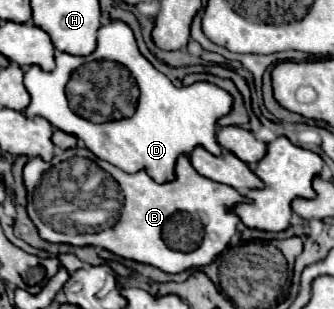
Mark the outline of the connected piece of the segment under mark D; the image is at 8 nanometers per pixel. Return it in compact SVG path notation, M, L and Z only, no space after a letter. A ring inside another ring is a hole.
M113 20L97 30L97 46L89 57L83 58L83 56L57 52L57 58L55 58L57 68L53 72L43 72L39 66L31 66L25 72L25 88L31 94L31 104L27 106L25 114L29 118L41 116L49 120L55 128L77 136L97 158L121 168L123 172L133 174L133 172L145 170L159 184L171 182L175 178L177 158L181 154L191 152L195 146L205 146L205 150L213 154L221 154L221 146L217 142L217 120L231 112L233 98L229 92L209 82L195 82L191 86L177 88L165 74L161 74L139 52L133 30L121 20ZM91 60L119 62L131 70L139 86L137 110L131 118L95 124L77 116L69 108L65 86L73 70Z

